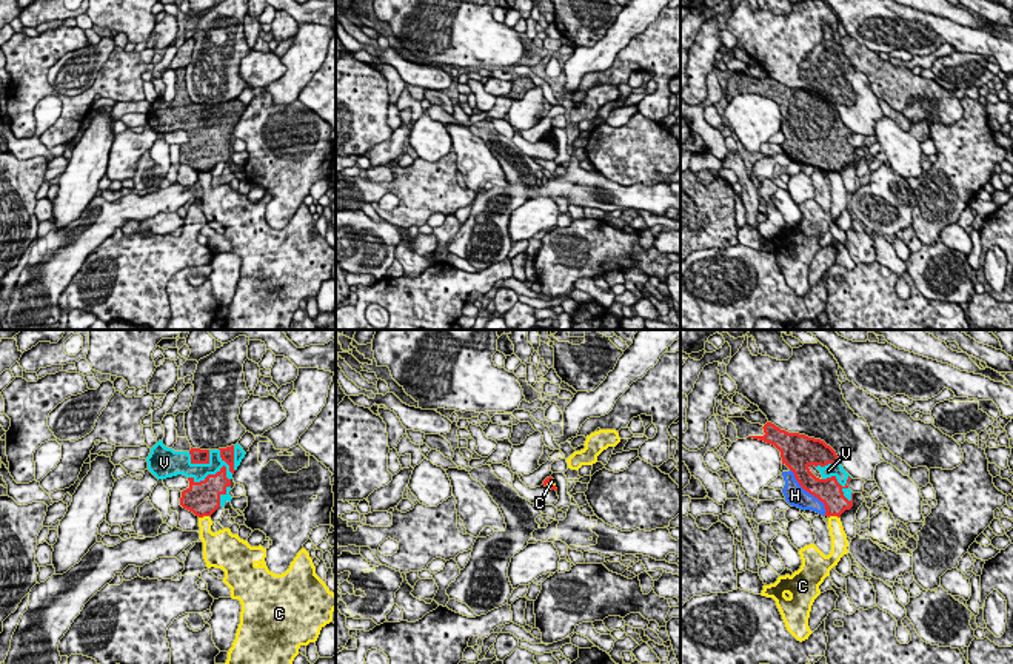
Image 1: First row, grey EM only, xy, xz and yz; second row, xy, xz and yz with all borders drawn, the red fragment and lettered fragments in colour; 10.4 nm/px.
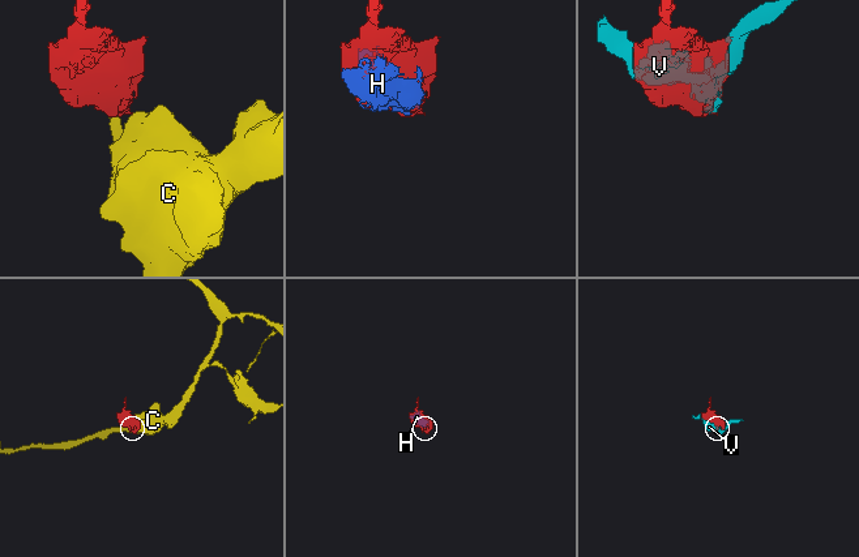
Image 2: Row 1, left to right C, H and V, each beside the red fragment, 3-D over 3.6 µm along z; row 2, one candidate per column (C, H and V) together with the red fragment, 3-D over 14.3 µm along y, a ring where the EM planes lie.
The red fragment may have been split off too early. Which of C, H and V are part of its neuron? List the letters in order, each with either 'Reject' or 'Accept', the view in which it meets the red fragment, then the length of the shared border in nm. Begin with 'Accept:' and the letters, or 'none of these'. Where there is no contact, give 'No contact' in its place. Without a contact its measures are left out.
Accept: H, V
C: Reject. Touches red in yz. Shared border 130 nm
H: Accept. Touches red in yz. Shared border 600 nm
V: Accept. Touches red in xy. Shared border 480 nm

